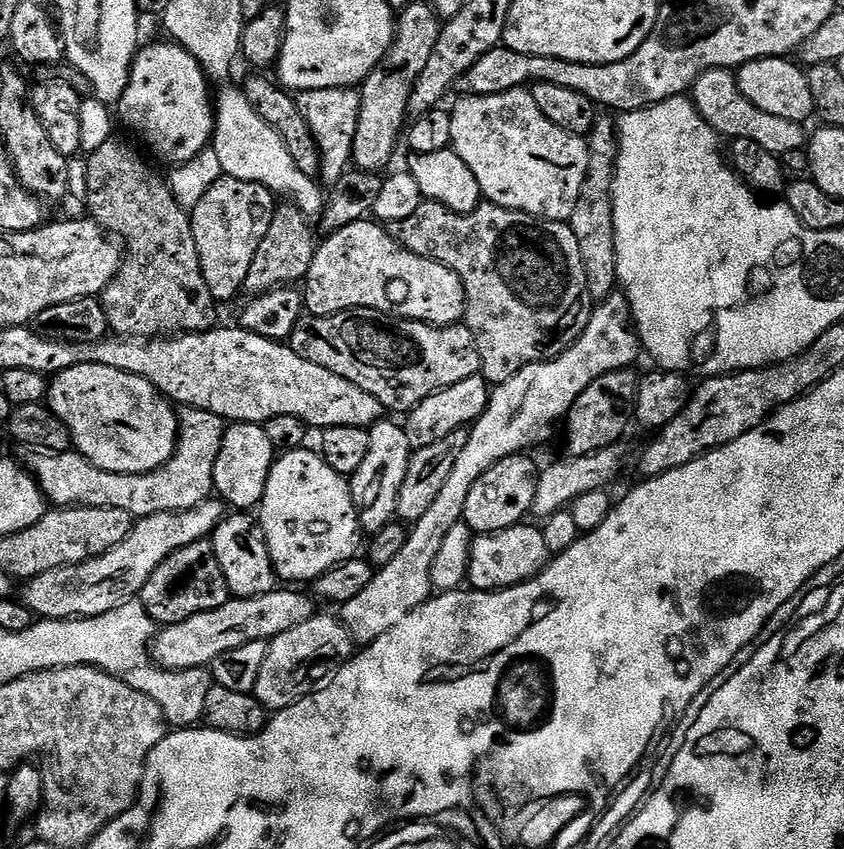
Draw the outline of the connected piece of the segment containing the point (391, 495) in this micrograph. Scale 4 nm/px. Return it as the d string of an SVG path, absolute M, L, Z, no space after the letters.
M382 418L368 429L370 450L362 461L362 466L350 477L354 506L360 515L360 527L365 533L381 532L387 524L393 523L398 506L398 490L402 490L402 478L406 478L408 463L414 449L406 438L399 423L391 424Z

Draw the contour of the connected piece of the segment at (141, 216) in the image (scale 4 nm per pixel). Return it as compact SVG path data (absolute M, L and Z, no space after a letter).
M110 138L102 146L98 146L98 150L94 150L88 157L88 198L86 207L89 208L91 219L95 220L105 232L122 241L126 251L123 253L120 269L108 285L104 287L102 293L102 303L106 310L106 318L108 319L108 327L117 337L120 338L168 338L173 334L187 334L190 332L210 332L217 327L216 308L218 302L210 294L210 286L206 286L206 278L202 278L202 270L200 269L200 259L198 258L198 246L194 246L194 230L192 229L192 217L189 209L183 208L174 198L172 193L172 185L167 179L164 180L131 148L128 144L116 138Z

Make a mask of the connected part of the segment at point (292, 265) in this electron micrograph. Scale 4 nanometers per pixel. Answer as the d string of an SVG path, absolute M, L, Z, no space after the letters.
M282 202L277 205L271 226L258 246L253 265L246 276L243 289L249 291L249 295L260 295L277 287L292 286L303 281L318 247L309 224L309 219L295 203Z

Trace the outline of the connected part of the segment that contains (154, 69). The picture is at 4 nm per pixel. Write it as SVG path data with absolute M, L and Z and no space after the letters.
M167 43L137 51L118 111L121 122L149 140L168 166L179 166L209 147L214 131L214 100L208 97L210 81L199 62L179 44Z

